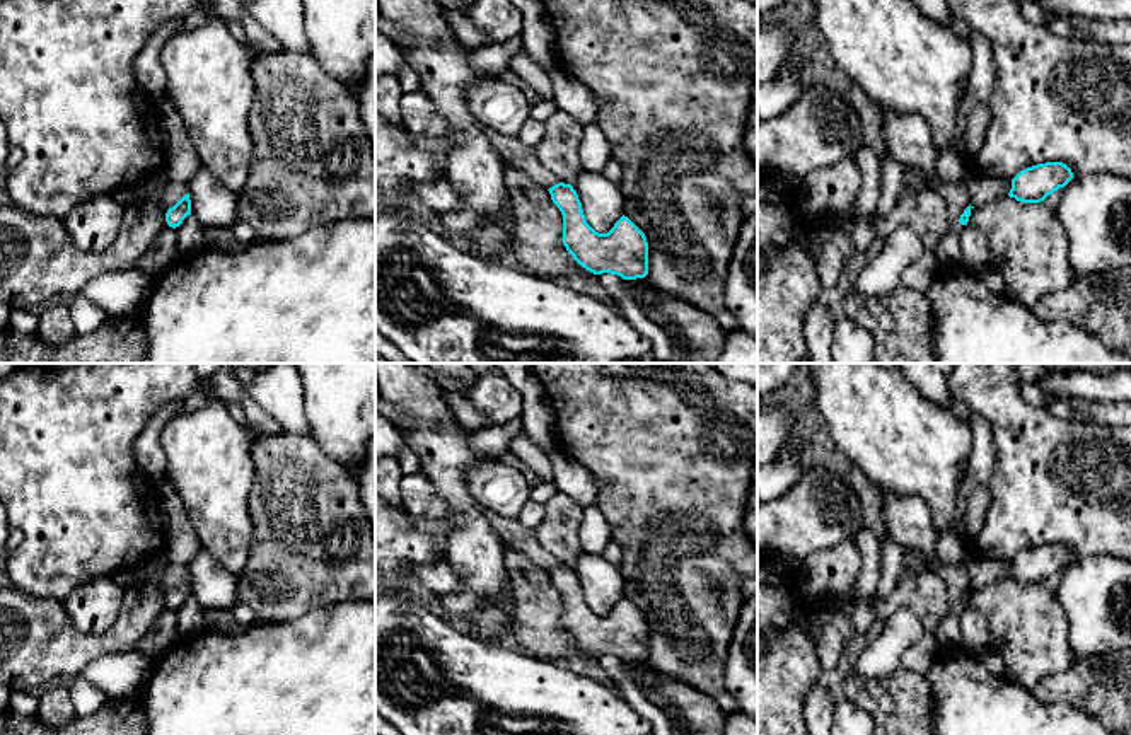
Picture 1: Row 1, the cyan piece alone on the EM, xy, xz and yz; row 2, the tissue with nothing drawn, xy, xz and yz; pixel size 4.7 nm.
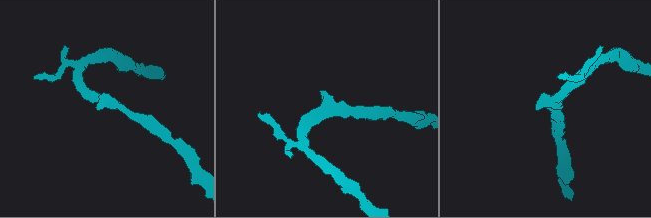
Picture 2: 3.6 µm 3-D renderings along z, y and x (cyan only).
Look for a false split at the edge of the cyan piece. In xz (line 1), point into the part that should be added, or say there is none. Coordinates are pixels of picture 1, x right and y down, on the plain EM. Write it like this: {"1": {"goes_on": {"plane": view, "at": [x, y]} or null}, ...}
{"1": {"goes_on": null}}

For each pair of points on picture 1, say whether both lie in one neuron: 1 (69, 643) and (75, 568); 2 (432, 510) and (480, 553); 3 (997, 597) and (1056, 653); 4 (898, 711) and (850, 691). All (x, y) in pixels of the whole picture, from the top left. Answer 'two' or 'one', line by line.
1: two
2: two
3: one
4: one

